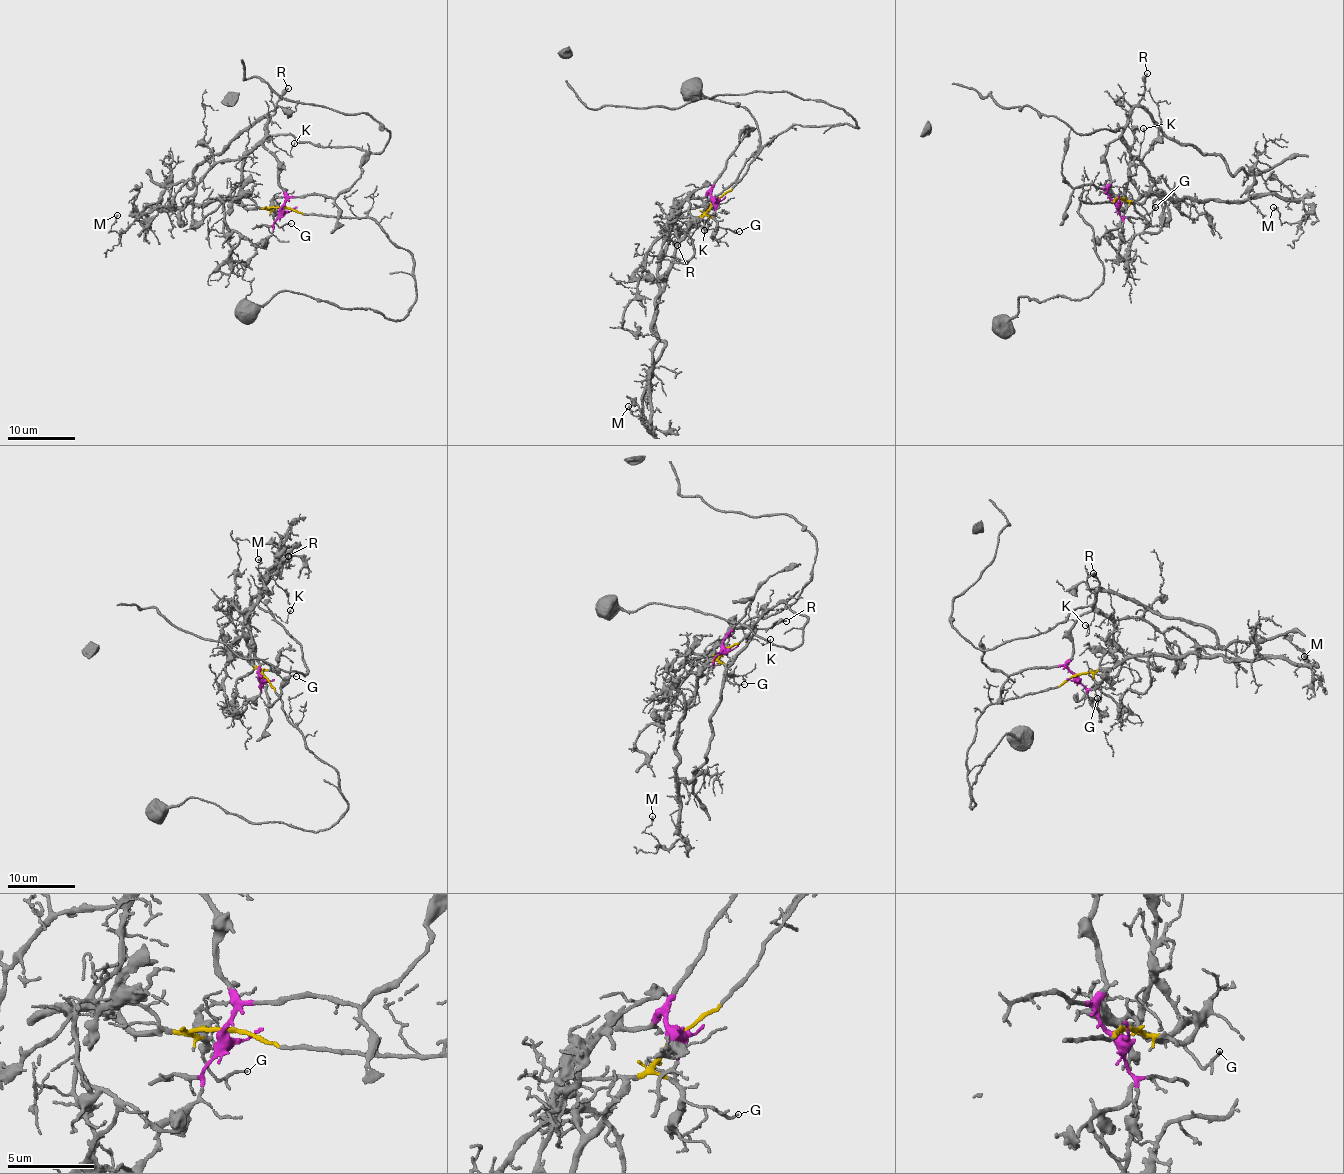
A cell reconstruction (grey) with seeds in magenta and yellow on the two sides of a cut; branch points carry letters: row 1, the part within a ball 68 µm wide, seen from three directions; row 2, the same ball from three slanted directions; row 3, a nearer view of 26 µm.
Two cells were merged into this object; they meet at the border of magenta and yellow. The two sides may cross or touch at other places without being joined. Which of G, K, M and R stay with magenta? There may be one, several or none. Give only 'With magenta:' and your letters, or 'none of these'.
With magenta: K, R

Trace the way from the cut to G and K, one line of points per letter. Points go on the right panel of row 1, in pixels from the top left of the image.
G: (1117, 201), (1126, 199), (1149, 213), (1154, 207)
K: (1117, 201), (1111, 199), (1107, 190), (1110, 180), (1105, 151), (1129, 127), (1141, 142), (1143, 128)

